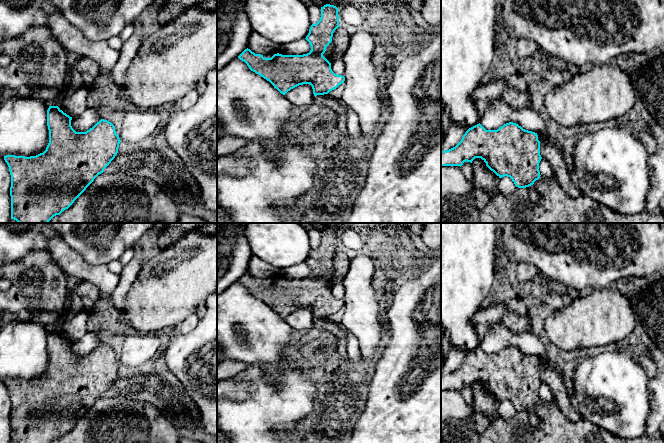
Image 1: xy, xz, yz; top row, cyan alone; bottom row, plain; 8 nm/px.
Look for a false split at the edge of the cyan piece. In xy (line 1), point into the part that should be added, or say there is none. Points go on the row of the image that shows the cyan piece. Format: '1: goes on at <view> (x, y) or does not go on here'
1: does not go on here

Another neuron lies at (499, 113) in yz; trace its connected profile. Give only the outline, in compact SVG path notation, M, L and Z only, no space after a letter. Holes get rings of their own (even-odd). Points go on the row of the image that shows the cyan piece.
M502 98L493 99L480 119L480 124L486 130L497 130L509 122L516 123L525 130L535 132L539 141L547 135L543 118L538 112L528 107L511 106Z

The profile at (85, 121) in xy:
M88 108L79 116L72 117L71 126L76 132L86 132L101 120L96 108Z

